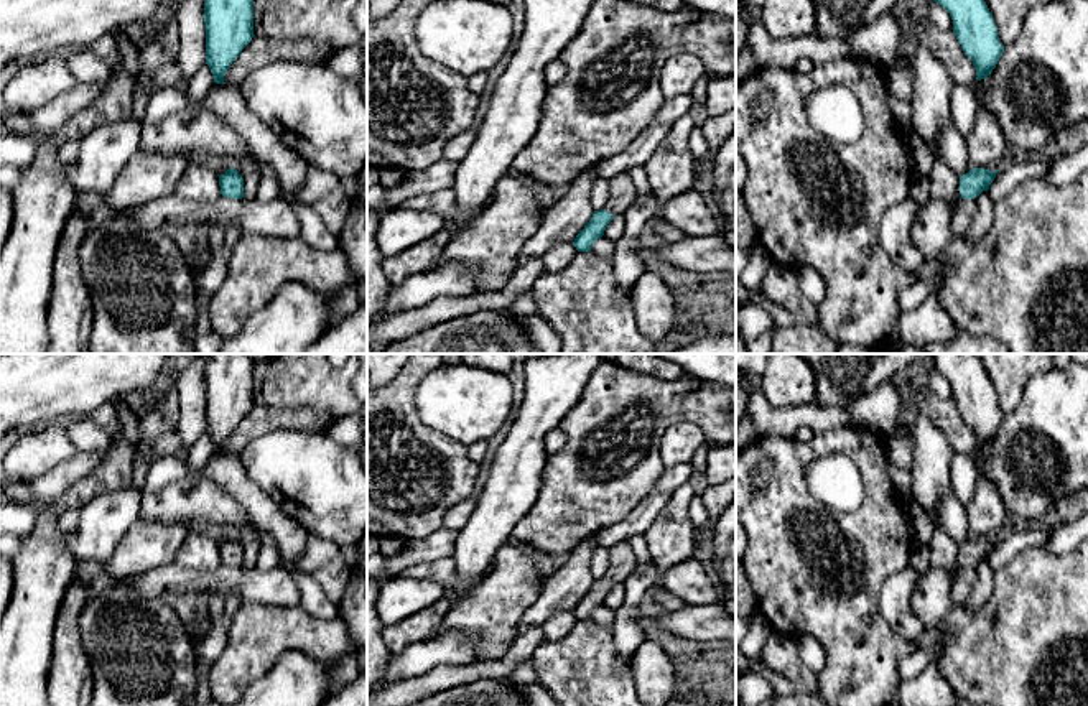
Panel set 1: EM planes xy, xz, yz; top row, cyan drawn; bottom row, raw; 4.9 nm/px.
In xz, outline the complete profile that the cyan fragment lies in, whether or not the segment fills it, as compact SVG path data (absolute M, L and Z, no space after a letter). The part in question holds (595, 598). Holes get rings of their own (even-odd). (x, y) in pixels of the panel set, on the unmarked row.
M627 541L609 548L609 569L602 579L594 579L589 591L576 604L573 614L578 620L589 620L593 612L604 604L607 592L624 583L635 569L637 560Z

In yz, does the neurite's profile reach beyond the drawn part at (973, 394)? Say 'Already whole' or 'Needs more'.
Already whole

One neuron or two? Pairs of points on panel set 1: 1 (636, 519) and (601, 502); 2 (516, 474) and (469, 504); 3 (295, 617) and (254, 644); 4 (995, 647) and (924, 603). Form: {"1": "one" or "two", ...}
{"1": "two", "2": "two", "3": "one", "4": "two"}

